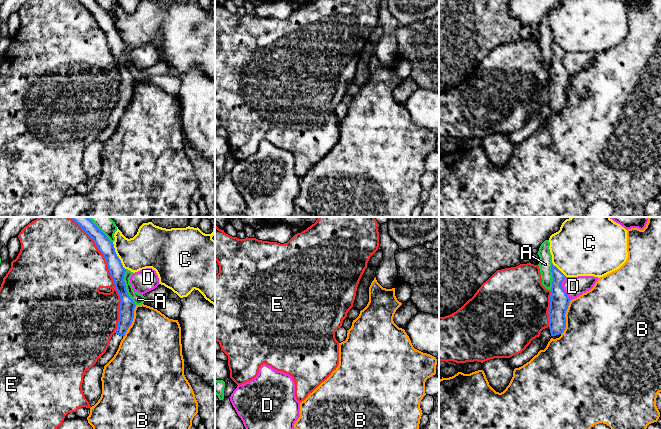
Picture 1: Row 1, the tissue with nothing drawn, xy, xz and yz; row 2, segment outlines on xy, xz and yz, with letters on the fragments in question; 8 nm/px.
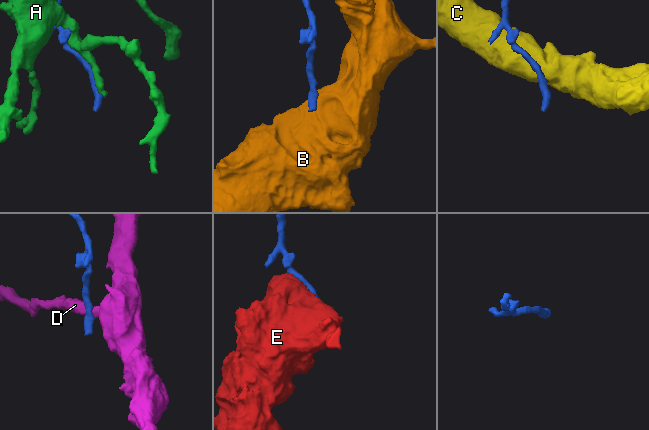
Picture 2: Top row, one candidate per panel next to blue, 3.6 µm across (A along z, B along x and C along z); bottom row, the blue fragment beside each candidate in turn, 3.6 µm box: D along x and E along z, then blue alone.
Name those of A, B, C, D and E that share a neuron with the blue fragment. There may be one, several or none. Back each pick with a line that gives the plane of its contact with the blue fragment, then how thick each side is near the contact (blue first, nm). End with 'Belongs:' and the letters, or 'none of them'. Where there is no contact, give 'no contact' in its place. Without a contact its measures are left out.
Belongs: none of them

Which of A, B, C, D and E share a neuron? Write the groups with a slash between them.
A / B / C / D / E

